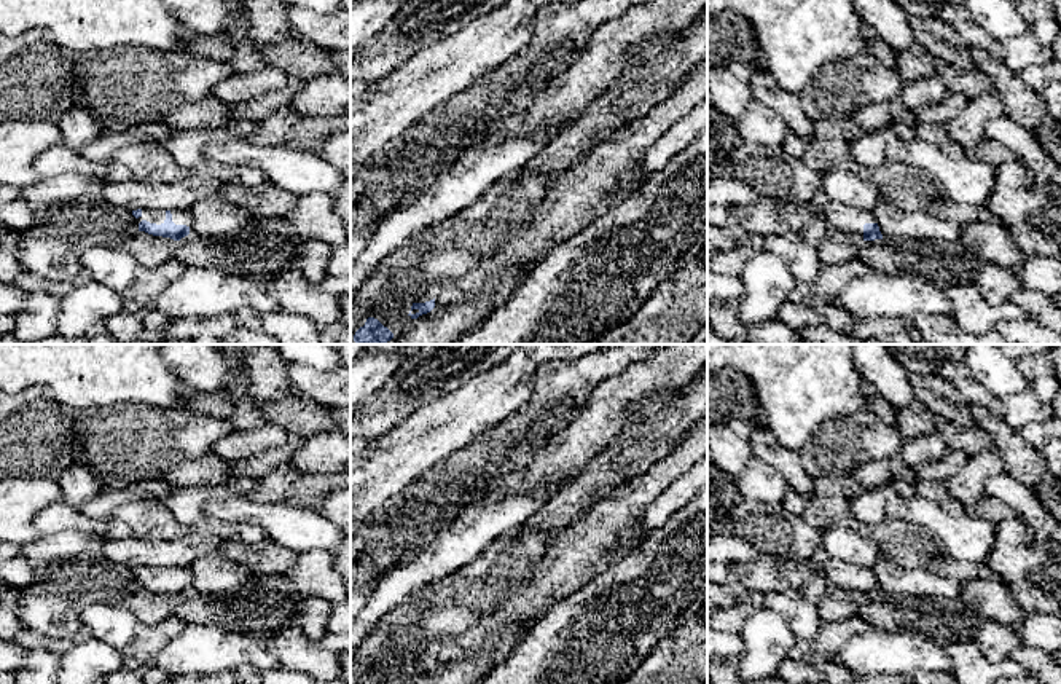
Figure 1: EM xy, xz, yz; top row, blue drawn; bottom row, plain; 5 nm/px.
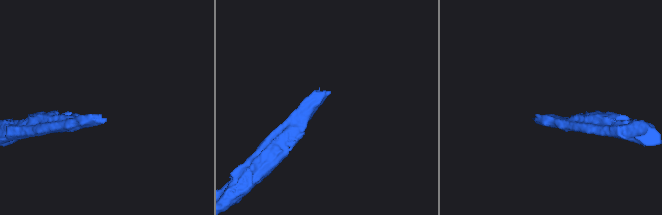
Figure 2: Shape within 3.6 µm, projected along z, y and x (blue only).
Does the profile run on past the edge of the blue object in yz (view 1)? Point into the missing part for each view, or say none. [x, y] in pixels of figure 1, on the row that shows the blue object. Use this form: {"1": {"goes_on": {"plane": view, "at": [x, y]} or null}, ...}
{"1": {"goes_on": {"plane": "yz", "at": [849, 220]}}}

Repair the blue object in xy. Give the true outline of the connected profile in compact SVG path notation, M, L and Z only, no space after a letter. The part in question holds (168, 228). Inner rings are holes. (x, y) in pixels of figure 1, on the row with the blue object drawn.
M132 210L139 231L153 236L170 238L180 241L190 234L193 215L188 210Z

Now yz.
M822 195L812 199L812 206L828 222L832 231L854 236L860 241L883 239L883 234L871 210L844 206L830 201Z

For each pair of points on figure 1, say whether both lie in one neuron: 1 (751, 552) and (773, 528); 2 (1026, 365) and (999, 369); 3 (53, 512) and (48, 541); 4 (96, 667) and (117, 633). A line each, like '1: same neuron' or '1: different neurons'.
1: different neurons
2: different neurons
3: different neurons
4: different neurons

